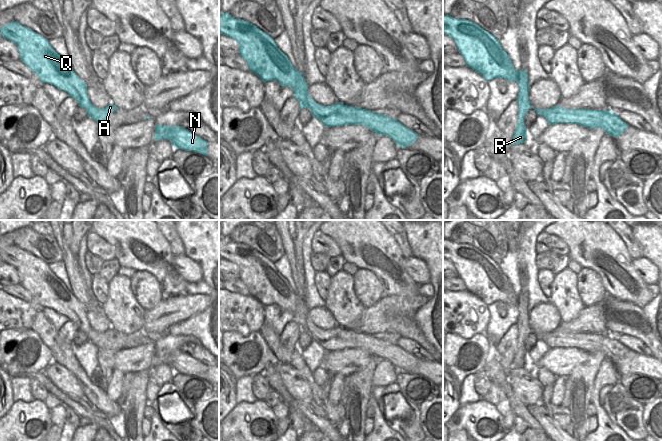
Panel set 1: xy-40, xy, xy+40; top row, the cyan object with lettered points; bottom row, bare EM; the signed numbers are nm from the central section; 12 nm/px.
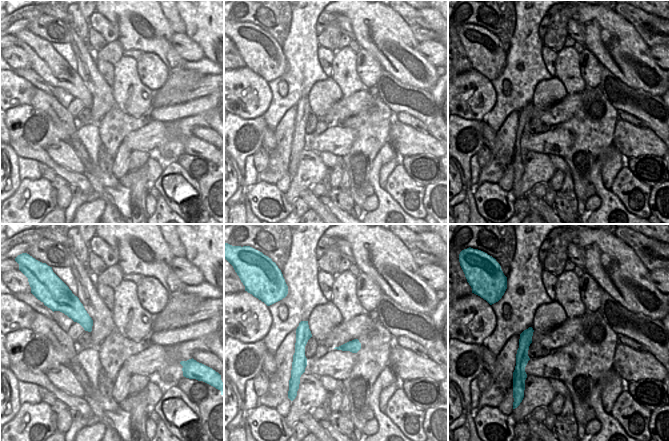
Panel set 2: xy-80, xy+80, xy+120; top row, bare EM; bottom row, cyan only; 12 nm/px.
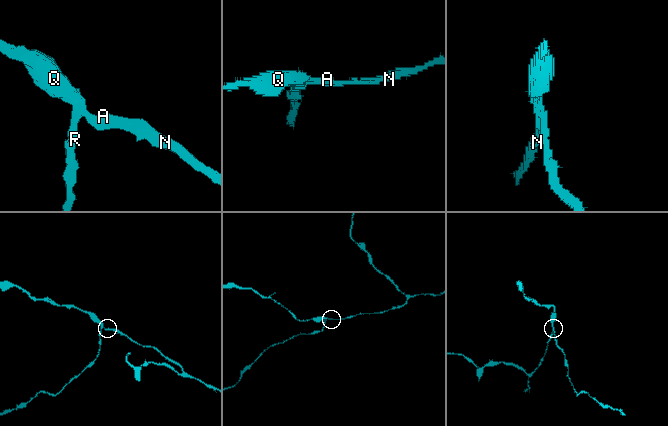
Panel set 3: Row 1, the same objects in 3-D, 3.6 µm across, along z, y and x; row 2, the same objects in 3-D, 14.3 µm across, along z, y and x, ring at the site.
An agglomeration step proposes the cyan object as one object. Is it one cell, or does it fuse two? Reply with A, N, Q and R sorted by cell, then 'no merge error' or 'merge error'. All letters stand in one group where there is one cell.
A N Q / R | merge error

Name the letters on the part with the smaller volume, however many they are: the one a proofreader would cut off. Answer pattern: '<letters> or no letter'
R

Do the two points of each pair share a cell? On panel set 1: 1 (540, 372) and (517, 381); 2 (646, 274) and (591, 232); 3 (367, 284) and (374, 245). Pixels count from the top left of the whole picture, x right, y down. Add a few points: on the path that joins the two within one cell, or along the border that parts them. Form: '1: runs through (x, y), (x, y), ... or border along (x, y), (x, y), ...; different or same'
1: border along (534, 369), (534, 374), (543, 387); different
2: border along (632, 259), (634, 270), (646, 283); different
3: border along (358, 268), (370, 270), (380, 282), (383, 290); different

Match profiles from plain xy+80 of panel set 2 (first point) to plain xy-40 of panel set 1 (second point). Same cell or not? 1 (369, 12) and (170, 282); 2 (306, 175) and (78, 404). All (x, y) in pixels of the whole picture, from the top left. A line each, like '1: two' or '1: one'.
1: one
2: two

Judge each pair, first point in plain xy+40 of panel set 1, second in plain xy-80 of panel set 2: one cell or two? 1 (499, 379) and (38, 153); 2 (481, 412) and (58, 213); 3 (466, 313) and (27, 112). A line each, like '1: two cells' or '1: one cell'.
1: one cell
2: two cells
3: two cells

